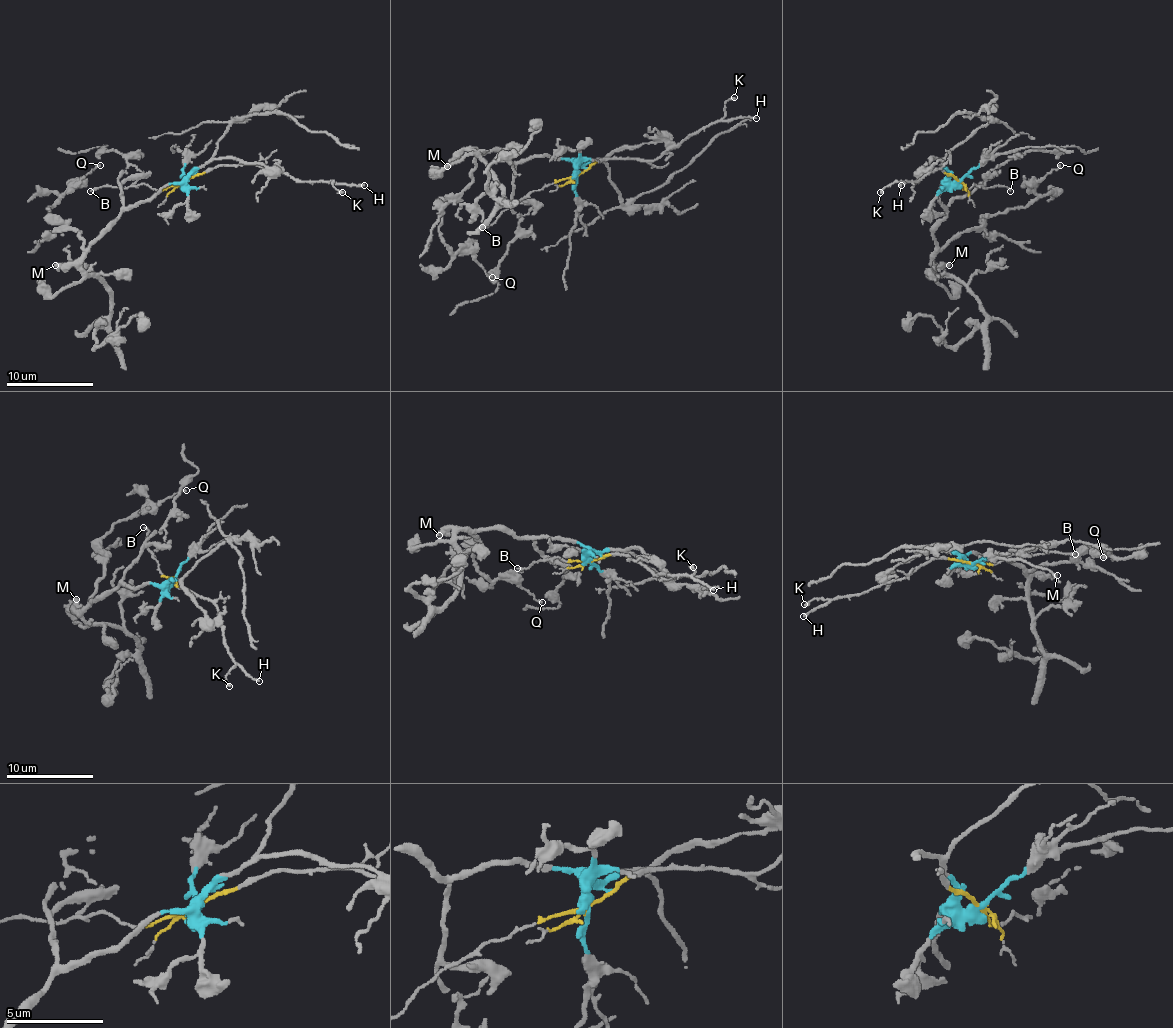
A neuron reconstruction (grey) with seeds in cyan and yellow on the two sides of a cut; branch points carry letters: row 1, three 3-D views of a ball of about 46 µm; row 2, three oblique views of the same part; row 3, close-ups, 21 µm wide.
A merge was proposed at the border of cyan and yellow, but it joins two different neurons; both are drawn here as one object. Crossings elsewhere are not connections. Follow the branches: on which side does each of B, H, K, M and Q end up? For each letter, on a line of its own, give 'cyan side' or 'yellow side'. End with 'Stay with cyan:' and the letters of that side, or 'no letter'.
B: yellow side
H: yellow side
K: yellow side
M: cyan side
Q: cyan side
Stay with cyan: M, Q

